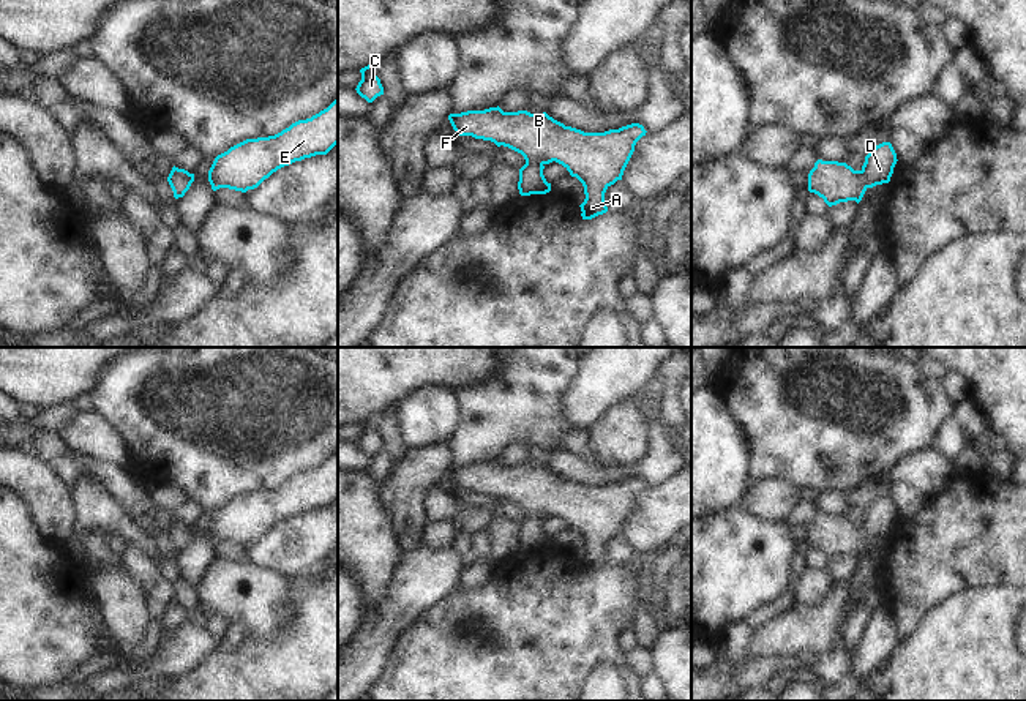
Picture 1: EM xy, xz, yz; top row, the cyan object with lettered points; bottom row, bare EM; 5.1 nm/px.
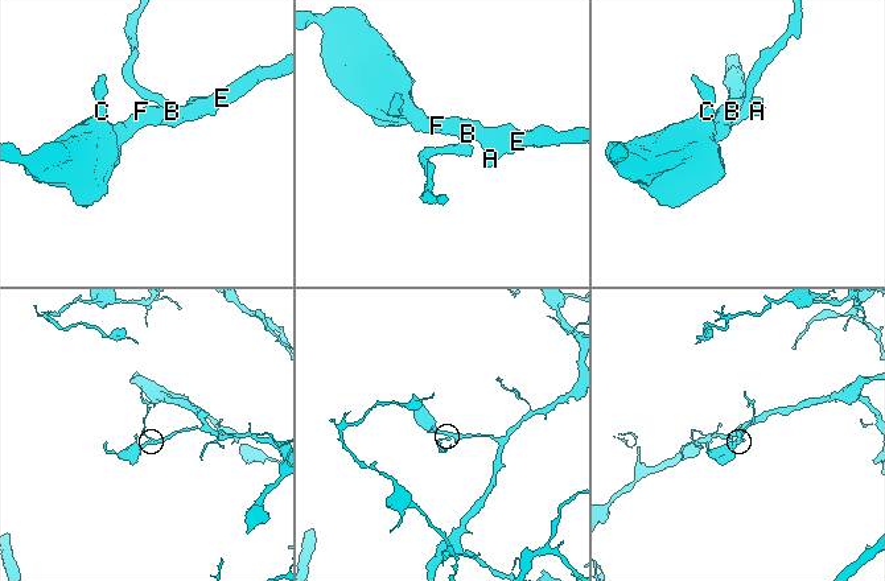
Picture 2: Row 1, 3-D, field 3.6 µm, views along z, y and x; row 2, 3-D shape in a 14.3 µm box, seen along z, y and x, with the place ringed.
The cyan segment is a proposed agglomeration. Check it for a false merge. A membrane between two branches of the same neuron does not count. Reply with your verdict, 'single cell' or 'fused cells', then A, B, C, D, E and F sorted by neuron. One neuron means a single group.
single cell; groups A B C D E F

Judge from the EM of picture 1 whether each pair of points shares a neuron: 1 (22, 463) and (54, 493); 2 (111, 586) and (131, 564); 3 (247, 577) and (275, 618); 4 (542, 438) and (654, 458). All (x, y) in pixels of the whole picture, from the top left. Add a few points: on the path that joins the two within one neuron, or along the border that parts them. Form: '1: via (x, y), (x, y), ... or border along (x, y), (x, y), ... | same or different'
1: via (30, 471), (46, 487) | same
2: border along (122, 569), (146, 592) | different
3: via (251, 586), (251, 592), (265, 608) | same
4: border along (554, 447), (550, 452) | different

